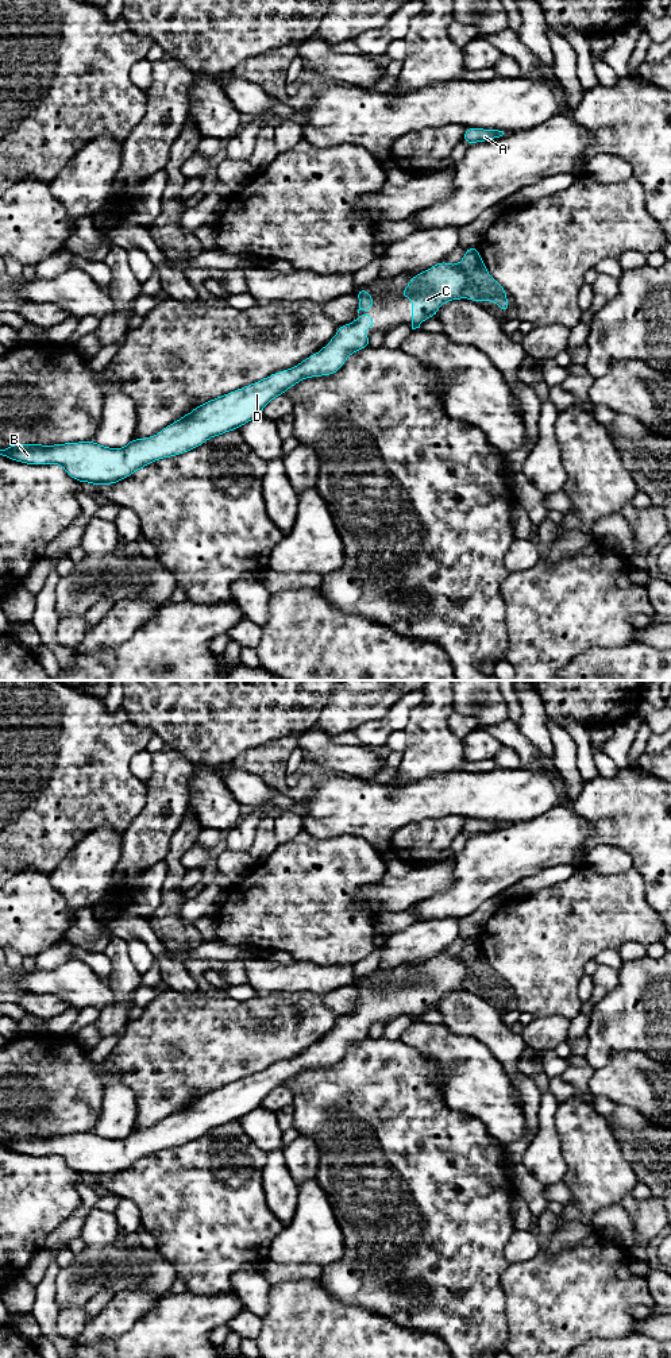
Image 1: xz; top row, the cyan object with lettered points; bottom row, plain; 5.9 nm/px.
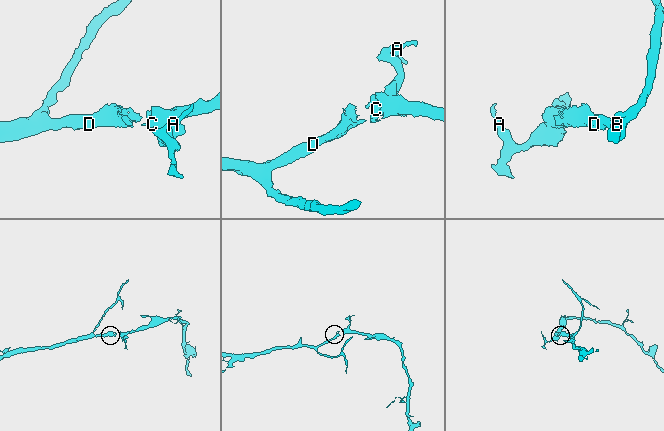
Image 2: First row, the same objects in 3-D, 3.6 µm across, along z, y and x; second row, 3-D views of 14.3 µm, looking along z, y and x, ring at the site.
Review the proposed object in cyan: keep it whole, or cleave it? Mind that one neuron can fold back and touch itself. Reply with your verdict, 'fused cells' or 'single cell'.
fused cells

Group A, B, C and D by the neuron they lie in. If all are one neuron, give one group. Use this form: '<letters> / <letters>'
A / B C D

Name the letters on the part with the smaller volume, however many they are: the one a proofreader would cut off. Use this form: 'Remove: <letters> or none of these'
Remove: A

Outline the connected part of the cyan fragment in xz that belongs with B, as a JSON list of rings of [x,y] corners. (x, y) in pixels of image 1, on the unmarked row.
[[[366,980],[355,984],[359,989],[355,1012],[340,1016],[319,1043],[294,1058],[196,1097],[151,1129],[134,1129],[123,1139],[103,1138],[93,1131],[53,1137],[12,1135],[0,1141],[0,1146],[24,1156],[59,1156],[78,1173],[103,1177],[120,1173],[158,1150],[189,1143],[208,1130],[239,1120],[259,1108],[271,1091],[300,1072],[335,1065],[351,1045],[370,1038],[370,1026],[359,1022],[377,1016],[369,1007],[374,988]]]

